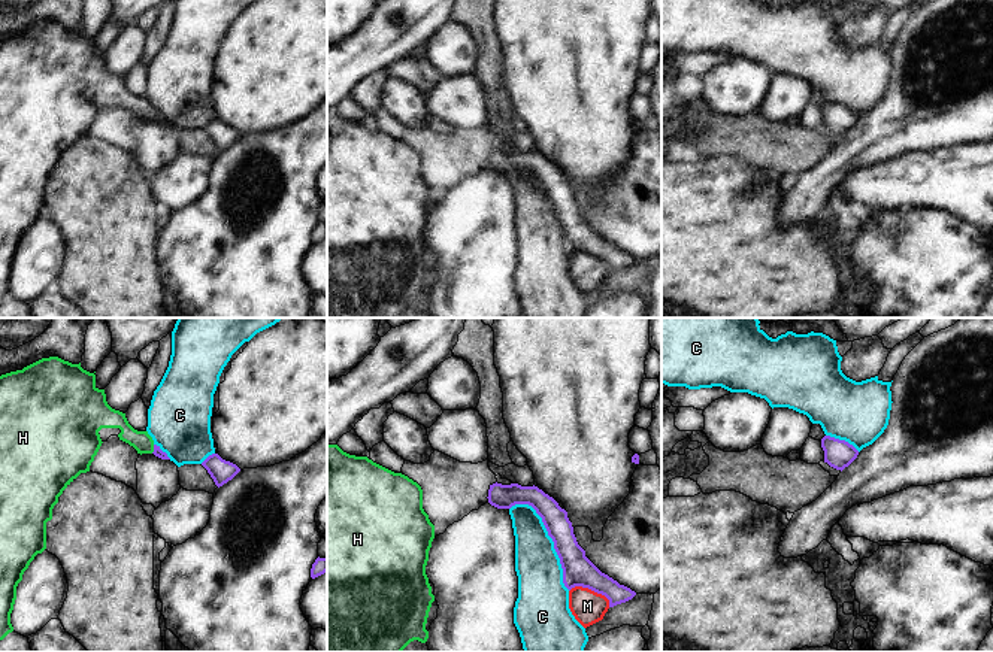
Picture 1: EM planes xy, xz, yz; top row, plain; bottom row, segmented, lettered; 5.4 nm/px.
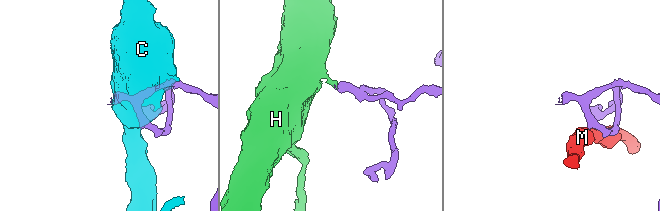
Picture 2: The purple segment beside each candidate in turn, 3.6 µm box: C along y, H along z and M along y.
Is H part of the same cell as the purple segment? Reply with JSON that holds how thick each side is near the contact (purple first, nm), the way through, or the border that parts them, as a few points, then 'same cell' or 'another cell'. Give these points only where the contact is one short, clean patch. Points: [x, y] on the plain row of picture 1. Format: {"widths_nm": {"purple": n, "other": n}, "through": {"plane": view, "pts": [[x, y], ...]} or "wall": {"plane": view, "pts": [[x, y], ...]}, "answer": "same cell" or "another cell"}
{"widths_nm": {"purple": 50, "other": 110}, "through": {"plane": "xy", "pts": [[157, 117], [154, 115], [142, 108]]}, "answer": "same cell"}

